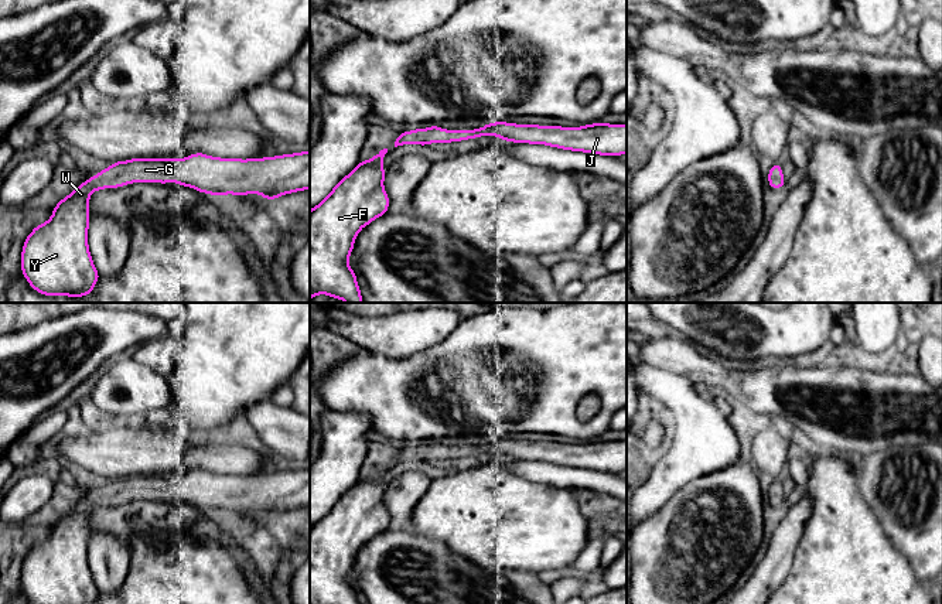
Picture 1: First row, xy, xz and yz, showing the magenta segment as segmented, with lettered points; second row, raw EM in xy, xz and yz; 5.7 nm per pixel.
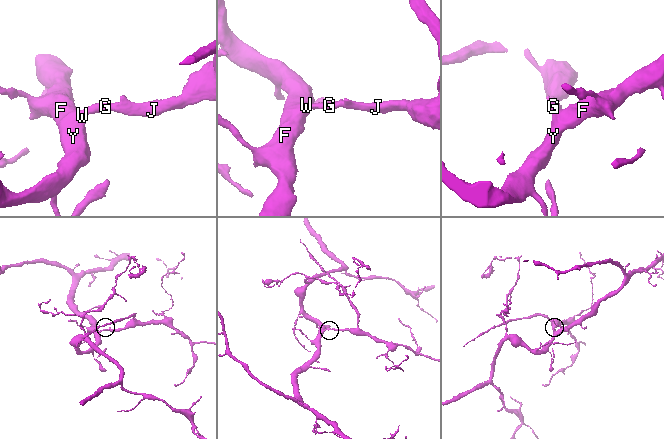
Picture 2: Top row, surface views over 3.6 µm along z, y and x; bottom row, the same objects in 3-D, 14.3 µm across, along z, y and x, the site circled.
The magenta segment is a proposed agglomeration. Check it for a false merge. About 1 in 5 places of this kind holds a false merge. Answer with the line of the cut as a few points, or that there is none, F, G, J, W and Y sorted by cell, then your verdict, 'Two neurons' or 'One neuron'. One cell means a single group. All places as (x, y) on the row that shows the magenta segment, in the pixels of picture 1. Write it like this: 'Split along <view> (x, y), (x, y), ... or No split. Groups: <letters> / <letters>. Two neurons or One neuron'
No split. Groups: F G J W Y. One neuron

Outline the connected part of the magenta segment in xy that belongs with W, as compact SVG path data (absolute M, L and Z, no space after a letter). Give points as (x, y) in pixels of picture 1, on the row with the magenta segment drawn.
M310 150L263 158L221 158L194 153L187 158L130 158L116 161L78 185L61 199L51 218L37 225L25 238L21 252L21 273L28 284L42 296L83 297L92 293L99 273L88 246L89 198L93 191L119 188L132 182L177 182L211 195L260 194L264 199L310 188Z

